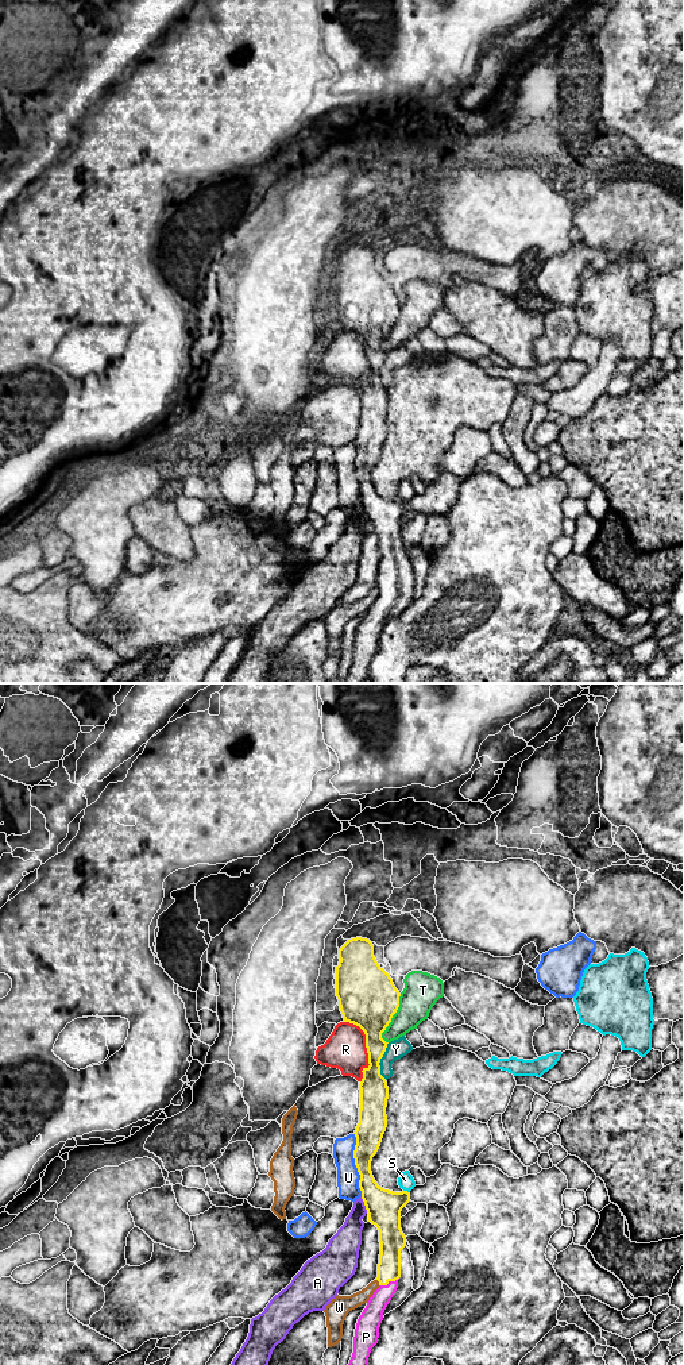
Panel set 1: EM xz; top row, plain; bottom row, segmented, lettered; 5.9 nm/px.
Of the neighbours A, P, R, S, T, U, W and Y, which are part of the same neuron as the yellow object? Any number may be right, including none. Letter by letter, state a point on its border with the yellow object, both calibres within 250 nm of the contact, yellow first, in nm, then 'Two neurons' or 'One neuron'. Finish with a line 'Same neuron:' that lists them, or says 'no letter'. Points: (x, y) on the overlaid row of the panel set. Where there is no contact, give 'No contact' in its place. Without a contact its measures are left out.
A: Touches yellow at xz (364, 1205). Thickness 200 nm (yellow) against 170 nm. Two neurons
P: Touches yellow at xz (389, 1280). Thickness 150 nm (yellow) against 130 nm. One neuron
R: Touches yellow at xz (366, 1047). Thickness 300 nm (yellow) against 240 nm. Two neurons
S: Touches yellow at xz (406, 1191). Thickness 200 nm (yellow) against 90 nm. Two neurons
T: Touches yellow at xz (391, 1017). Thickness 360 nm (yellow) against 220 nm. Two neurons
U: Touches yellow at xz (355, 1164). Thickness 170 nm (yellow) against 130 nm. Two neurons
W: Touches yellow at xz (379, 1283). Thickness 140 nm (yellow) against 100 nm. Two neurons
Y: Touches yellow at xz (379, 1061). Thickness 180 nm (yellow) against 120 nm. Two neurons
Same neuron: P

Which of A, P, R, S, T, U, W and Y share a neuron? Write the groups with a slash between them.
A / P / R T / S / U / W / Y

